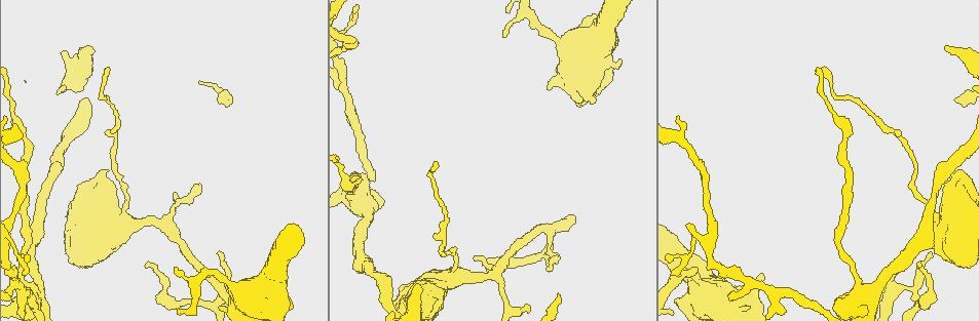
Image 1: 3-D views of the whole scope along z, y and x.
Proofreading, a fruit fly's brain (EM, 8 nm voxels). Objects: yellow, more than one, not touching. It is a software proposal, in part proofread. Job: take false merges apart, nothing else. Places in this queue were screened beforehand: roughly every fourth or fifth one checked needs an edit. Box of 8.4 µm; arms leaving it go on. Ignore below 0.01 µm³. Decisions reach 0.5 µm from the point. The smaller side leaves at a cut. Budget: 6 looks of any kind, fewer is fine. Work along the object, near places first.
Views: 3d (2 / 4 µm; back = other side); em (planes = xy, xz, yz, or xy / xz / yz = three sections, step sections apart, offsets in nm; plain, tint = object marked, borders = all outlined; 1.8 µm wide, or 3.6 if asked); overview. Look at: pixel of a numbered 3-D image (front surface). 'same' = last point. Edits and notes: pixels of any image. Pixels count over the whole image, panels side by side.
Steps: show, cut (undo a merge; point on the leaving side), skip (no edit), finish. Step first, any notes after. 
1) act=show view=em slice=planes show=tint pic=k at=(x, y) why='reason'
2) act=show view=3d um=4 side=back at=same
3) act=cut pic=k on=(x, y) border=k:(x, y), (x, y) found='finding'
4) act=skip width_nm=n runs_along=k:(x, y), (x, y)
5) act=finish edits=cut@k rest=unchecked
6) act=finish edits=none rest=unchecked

act=show view=3d um=4 pic=1 at=(775, 294) why='sharp bend'

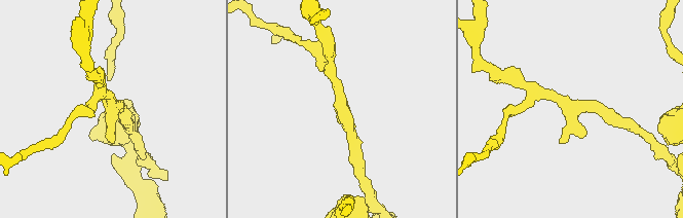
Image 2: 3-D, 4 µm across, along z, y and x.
act=show view=em slice=planes show=tint pic=2 at=(112, 106) why='now the EM'

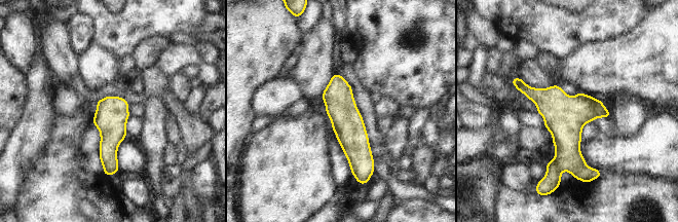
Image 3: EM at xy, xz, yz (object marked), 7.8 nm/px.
act=skip runs_along=3:(518, 80), (565, 124), (576, 172) found='continuous, no second neuron'

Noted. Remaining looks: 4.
act=show view=3d um=4 pic=1 at=(860, 293) why='abrupt turn'

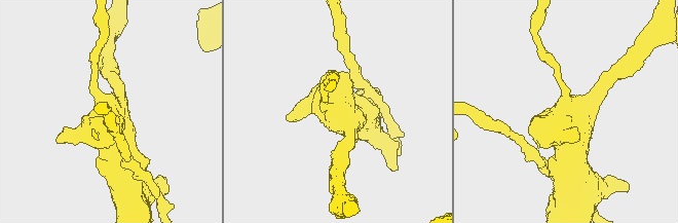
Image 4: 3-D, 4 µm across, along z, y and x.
act=show view=em slice=planes show=tint pic=4 at=(337, 107) why='shape alone is not enough'

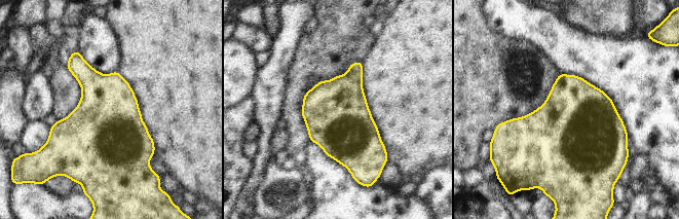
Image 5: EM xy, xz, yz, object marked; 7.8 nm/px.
act=skip found='continuous, no second neuron'

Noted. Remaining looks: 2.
act=finish edits=none rest=unchecked

